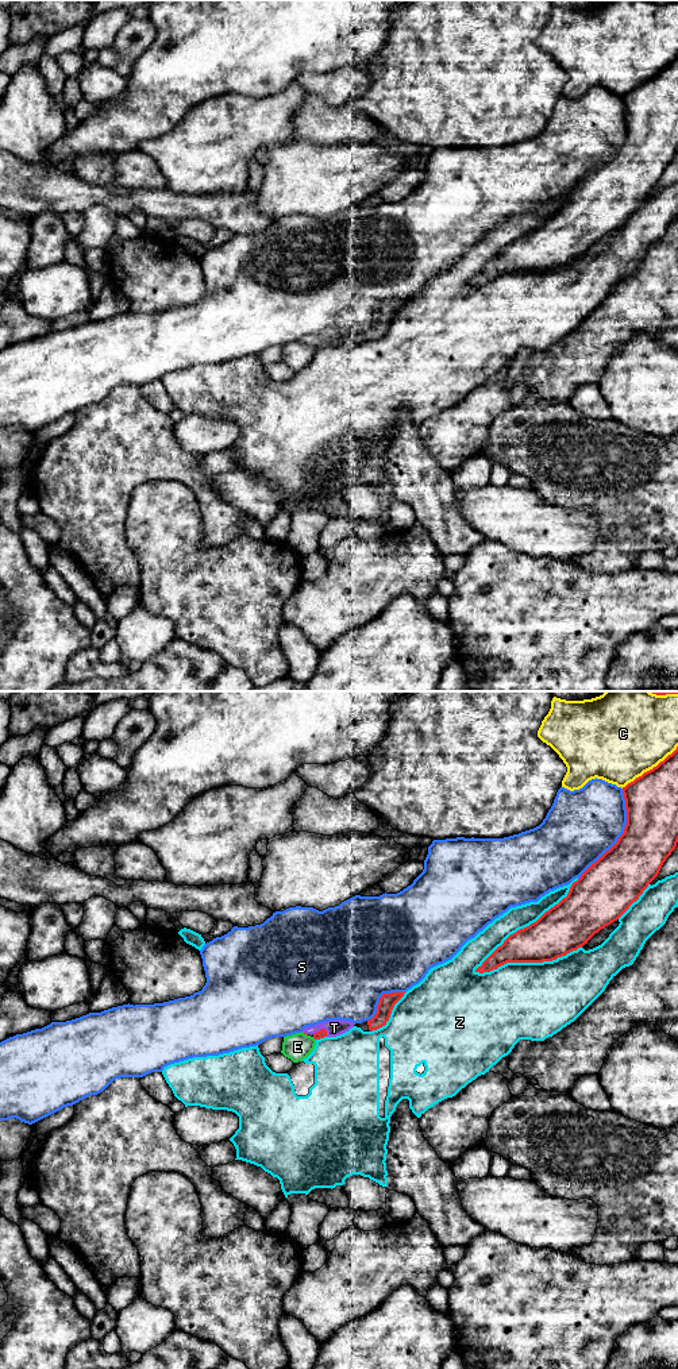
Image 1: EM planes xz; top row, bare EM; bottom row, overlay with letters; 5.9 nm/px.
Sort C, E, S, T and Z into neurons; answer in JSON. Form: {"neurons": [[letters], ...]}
{"neurons": [["C"], ["E"], ["S"], ["T"], ["Z"]]}

